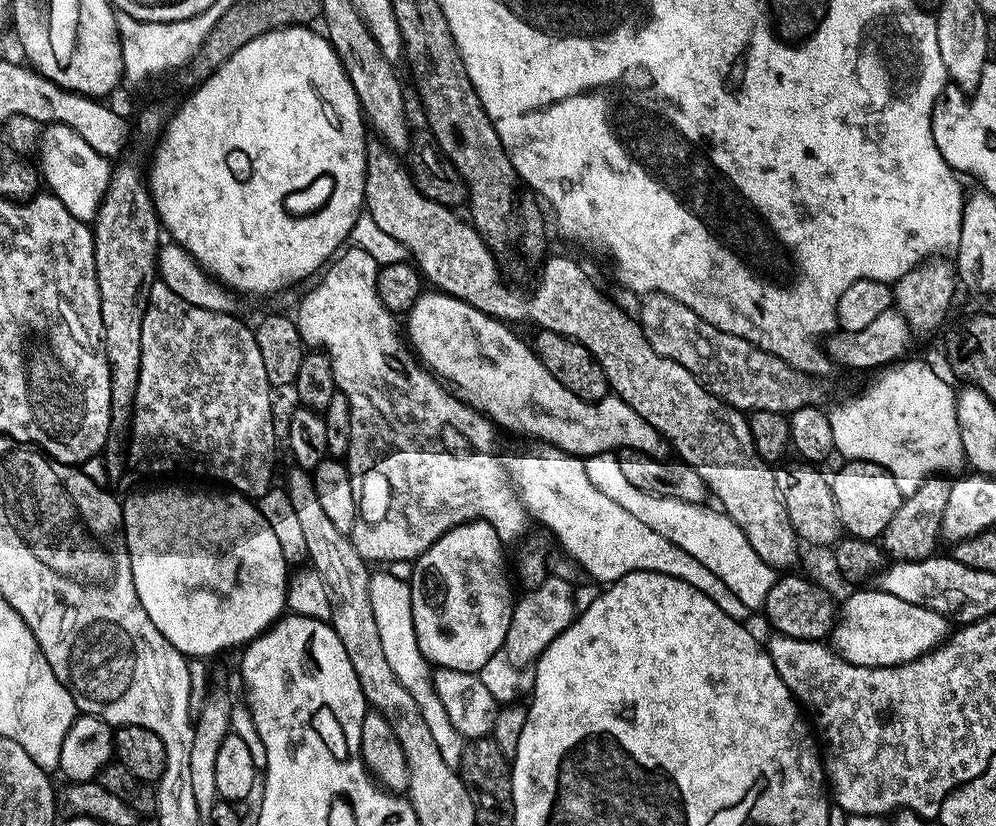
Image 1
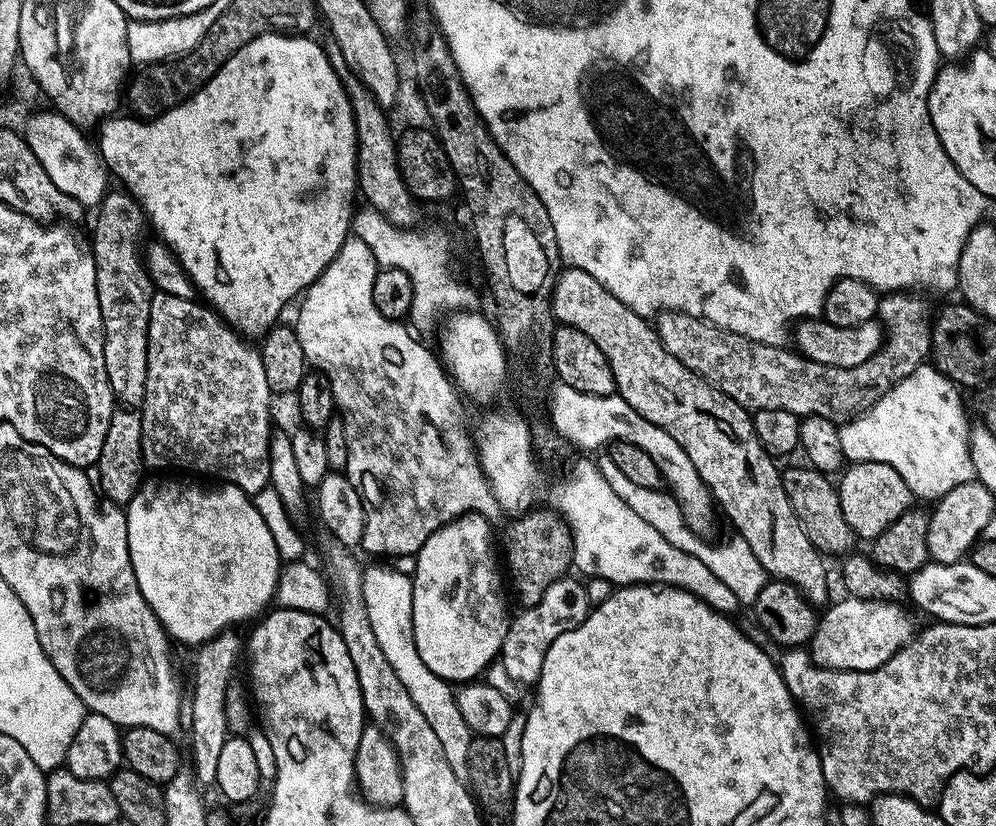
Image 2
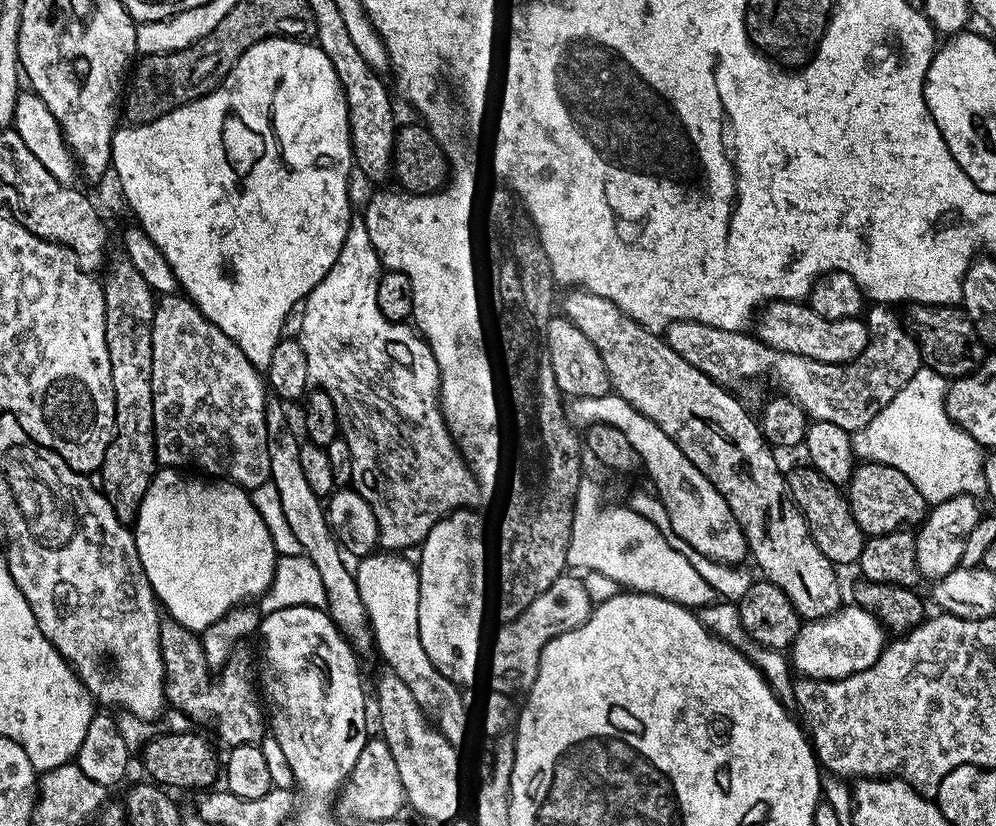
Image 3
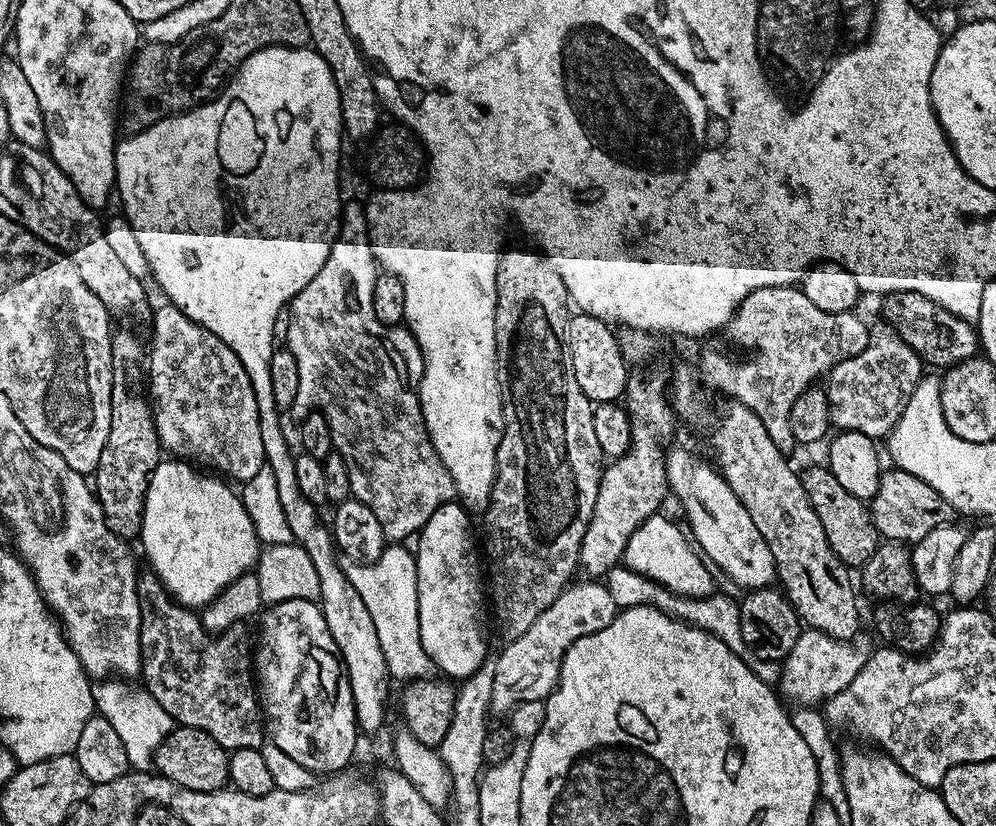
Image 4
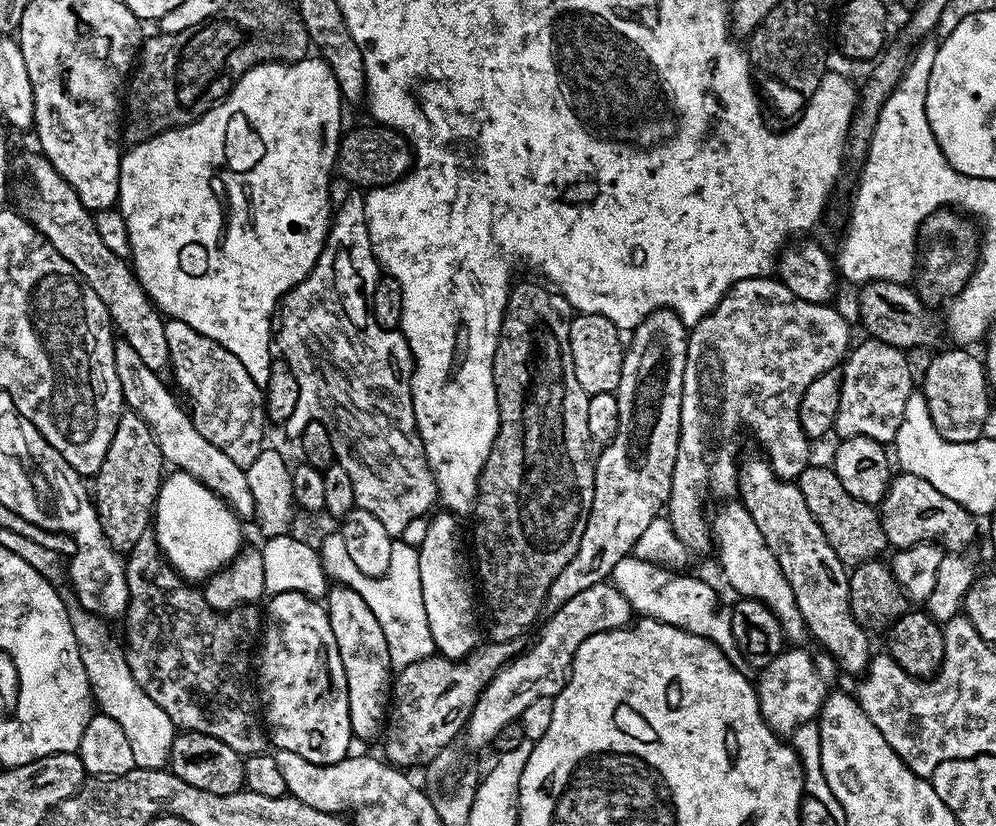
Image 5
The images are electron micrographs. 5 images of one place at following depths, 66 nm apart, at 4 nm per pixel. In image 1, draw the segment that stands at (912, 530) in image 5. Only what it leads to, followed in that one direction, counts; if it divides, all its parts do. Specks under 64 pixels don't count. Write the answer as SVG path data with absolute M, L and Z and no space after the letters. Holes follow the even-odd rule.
M850 460L841 463L836 473L831 473L830 483L834 494L834 506L838 510L840 527L847 535L876 540L883 537L886 522L894 518L894 510L904 501L898 490L898 482L882 466L865 460Z

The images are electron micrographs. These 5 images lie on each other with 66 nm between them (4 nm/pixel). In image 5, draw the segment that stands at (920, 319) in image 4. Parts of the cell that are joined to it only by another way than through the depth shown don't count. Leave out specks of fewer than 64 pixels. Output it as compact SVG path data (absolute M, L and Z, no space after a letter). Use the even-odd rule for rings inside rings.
M871 280L859 289L860 324L874 340L881 340L901 350L908 348L932 348L940 340L940 324L931 307L920 298L915 287L907 283Z

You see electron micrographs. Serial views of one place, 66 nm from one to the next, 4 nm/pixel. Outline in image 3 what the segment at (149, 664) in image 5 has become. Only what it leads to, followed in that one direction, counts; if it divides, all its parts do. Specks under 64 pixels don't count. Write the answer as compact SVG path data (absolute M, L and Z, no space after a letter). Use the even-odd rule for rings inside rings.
M171 618L165 619L160 626L160 654L164 660L164 695L167 703L200 724L209 724L220 735L225 746L259 745L266 735L266 716L258 699L257 685L256 688L252 685L252 656L245 648L237 647L223 668L219 669L217 676L220 677L208 680L210 672L204 662L199 635Z

